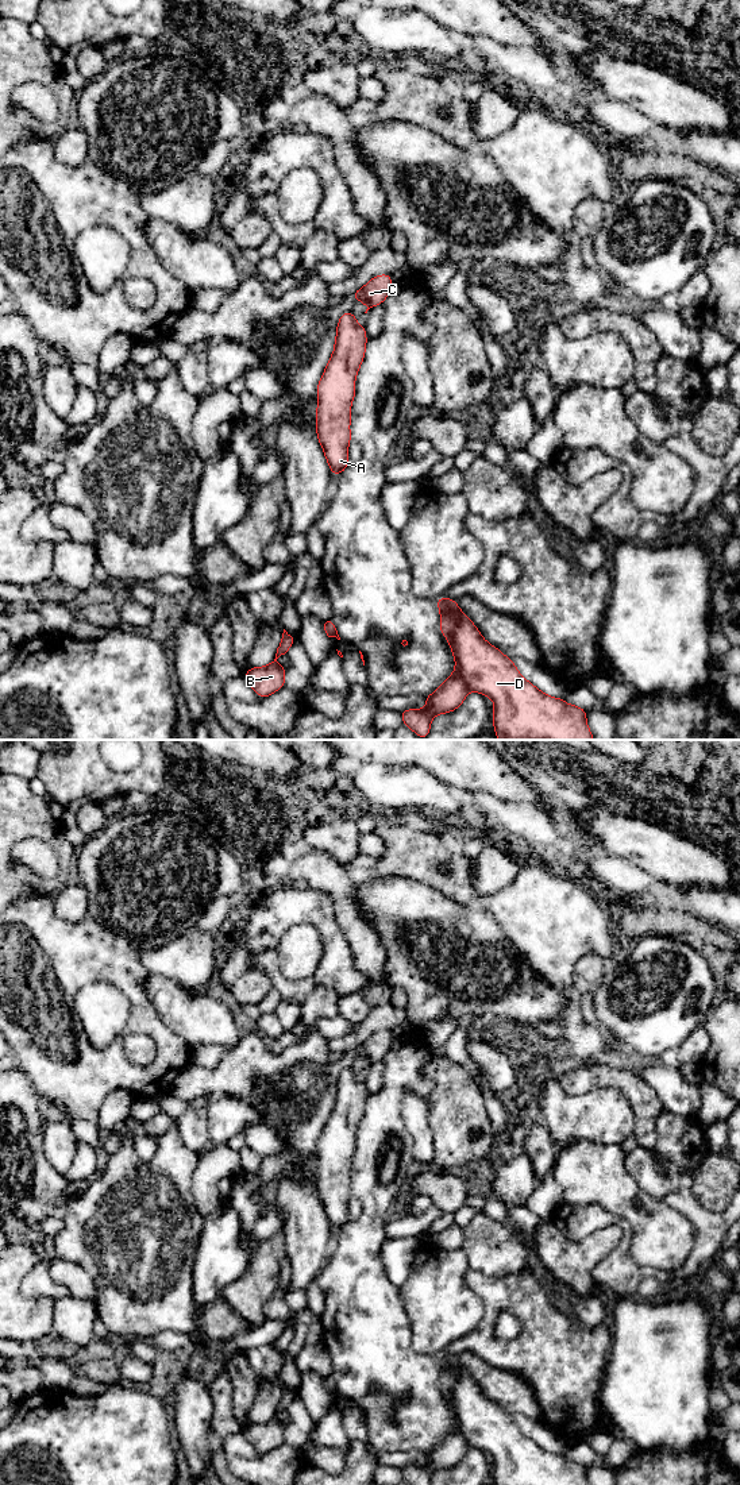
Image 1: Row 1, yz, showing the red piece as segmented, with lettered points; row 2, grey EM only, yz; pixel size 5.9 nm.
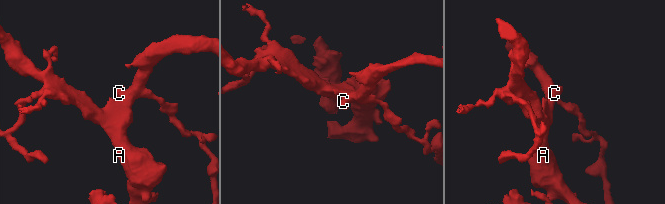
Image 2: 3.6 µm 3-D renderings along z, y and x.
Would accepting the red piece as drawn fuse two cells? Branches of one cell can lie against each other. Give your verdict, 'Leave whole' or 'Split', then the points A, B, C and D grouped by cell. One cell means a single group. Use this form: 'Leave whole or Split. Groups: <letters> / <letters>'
Leave whole. Groups: A B C D

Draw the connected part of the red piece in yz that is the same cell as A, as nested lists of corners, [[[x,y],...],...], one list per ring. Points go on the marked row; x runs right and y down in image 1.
[[[346,310],[338,323],[334,352],[317,383],[316,433],[331,468],[340,475],[350,464],[348,444],[351,441],[351,402],[355,397],[355,378],[365,359],[366,327],[356,324],[356,316]]]

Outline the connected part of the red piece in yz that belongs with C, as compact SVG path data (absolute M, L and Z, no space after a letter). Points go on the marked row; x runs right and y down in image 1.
M381 274L373 277L363 288L358 289L352 294L352 300L362 301L367 310L375 305L381 305L385 298L392 293L392 275Z

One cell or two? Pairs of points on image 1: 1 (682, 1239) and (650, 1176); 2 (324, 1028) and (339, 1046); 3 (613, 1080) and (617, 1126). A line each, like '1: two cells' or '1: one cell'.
1: two cells
2: two cells
3: two cells

